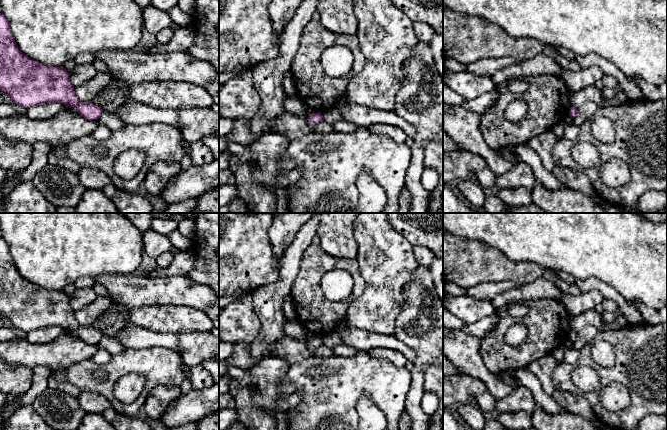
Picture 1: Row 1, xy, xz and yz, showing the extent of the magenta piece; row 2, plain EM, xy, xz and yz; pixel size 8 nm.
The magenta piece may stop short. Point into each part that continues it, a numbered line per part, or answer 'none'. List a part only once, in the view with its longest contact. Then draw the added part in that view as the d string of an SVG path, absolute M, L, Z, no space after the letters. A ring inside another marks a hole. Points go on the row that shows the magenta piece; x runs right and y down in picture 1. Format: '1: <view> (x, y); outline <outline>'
none

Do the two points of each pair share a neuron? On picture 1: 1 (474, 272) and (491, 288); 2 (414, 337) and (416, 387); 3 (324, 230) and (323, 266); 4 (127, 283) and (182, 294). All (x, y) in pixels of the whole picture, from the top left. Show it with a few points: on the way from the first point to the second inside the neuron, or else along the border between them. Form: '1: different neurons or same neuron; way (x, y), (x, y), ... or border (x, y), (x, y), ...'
1: different neurons; border (508, 279), (481, 282), (466, 288)
2: same neuron; way (420, 349), (420, 365), (417, 375)
3: different neurons; border (320, 245), (329, 254), (344, 259)
4: same neuron; way (141, 290), (168, 290)

